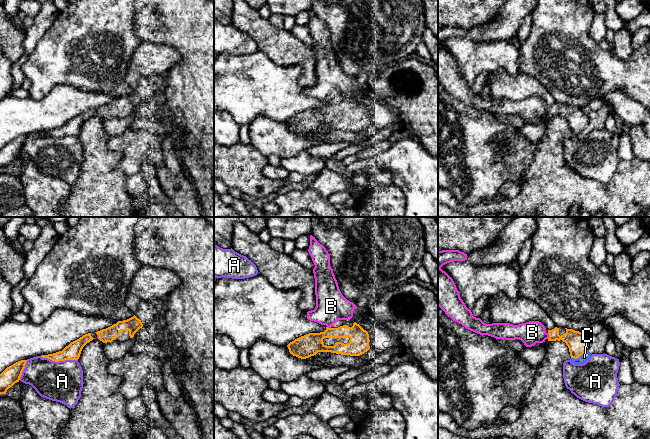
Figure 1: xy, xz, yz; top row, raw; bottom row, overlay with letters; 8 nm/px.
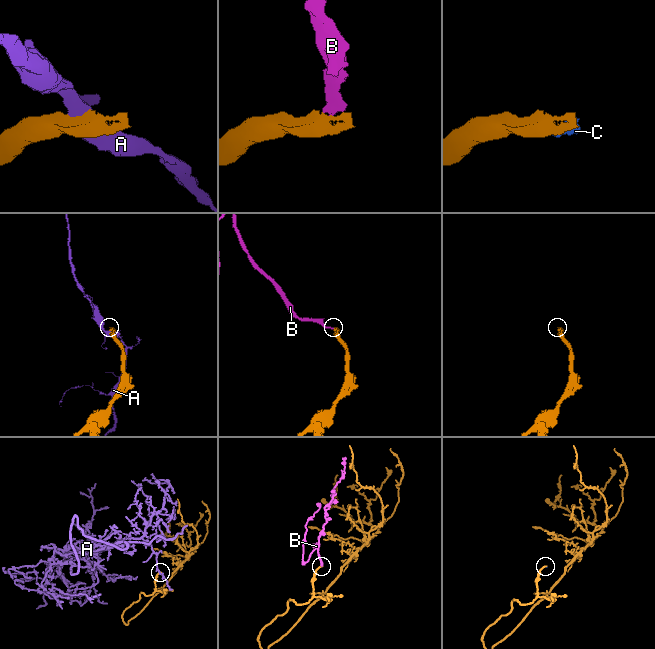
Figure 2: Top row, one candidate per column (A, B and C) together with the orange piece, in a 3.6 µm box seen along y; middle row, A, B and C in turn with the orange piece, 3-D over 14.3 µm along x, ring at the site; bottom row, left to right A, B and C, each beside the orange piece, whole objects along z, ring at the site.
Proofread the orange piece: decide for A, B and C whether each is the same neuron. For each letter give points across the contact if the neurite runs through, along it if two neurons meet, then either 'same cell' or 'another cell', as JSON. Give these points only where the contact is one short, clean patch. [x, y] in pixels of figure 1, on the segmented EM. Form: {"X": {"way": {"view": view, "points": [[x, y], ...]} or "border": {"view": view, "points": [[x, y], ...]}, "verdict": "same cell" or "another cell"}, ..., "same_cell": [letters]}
{"A": {"verdict": "another cell"}, "B": {"verdict": "same cell"}, "C": {"border": {"view": "yz", "points": [[587, 350], [578, 357], [571, 358]]}, "verdict": "another cell"}, "same_cell": ["B"]}

